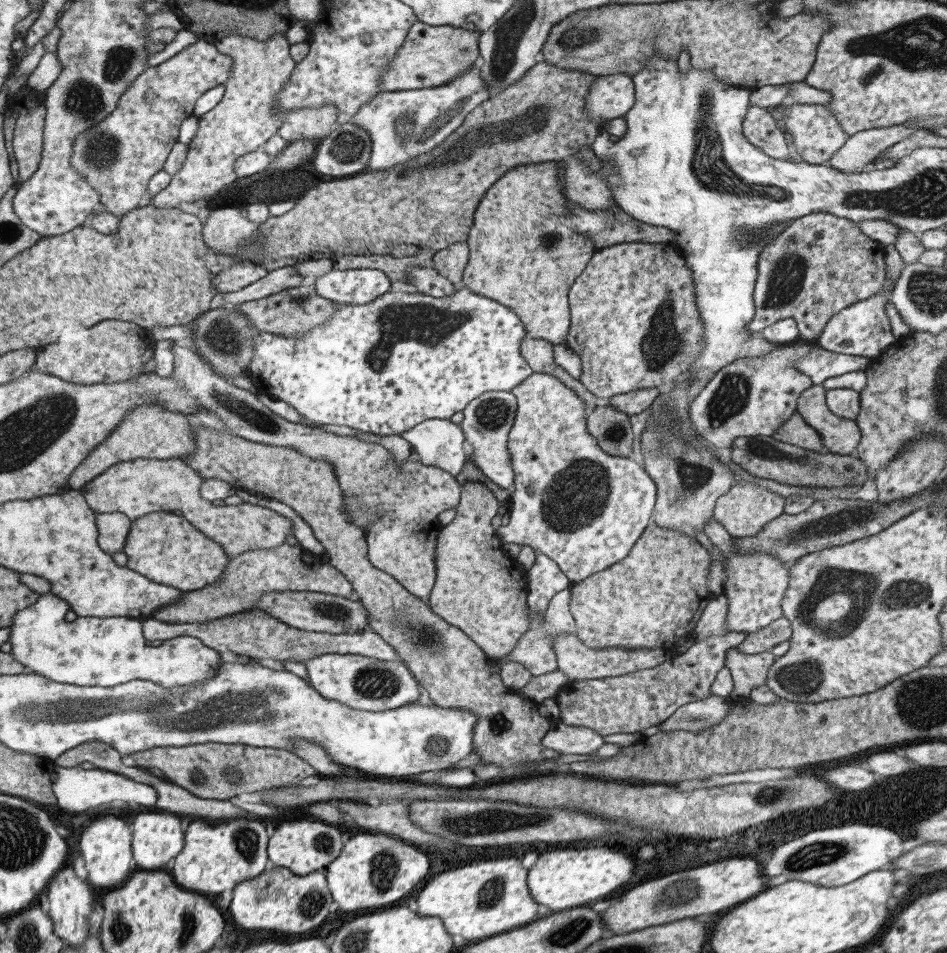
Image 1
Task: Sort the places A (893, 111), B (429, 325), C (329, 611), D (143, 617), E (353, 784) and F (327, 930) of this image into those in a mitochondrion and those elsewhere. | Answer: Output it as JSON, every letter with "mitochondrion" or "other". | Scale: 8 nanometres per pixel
{"A":"other","B":"mitochondrion","C":"mitochondrion","D":"other","E":"other","F":"mitochondrion"}

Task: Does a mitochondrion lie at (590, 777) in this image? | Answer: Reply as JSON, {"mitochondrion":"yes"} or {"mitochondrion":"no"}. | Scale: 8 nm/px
{"mitochondrion":"no"}

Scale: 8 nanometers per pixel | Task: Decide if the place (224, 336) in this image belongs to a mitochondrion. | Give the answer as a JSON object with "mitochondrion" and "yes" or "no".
{"mitochondrion":"yes"}

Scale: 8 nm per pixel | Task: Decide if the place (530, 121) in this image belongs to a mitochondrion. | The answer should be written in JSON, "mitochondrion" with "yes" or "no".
{"mitochondrion":"yes"}

